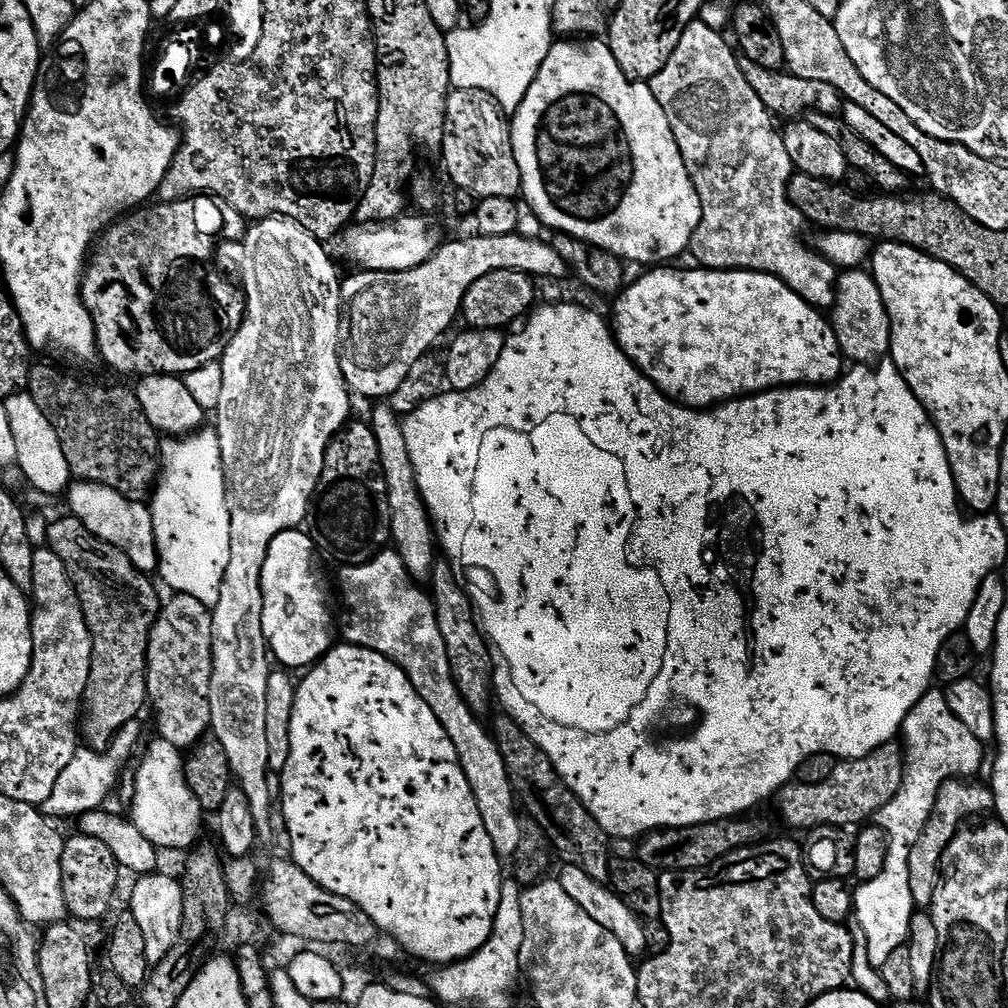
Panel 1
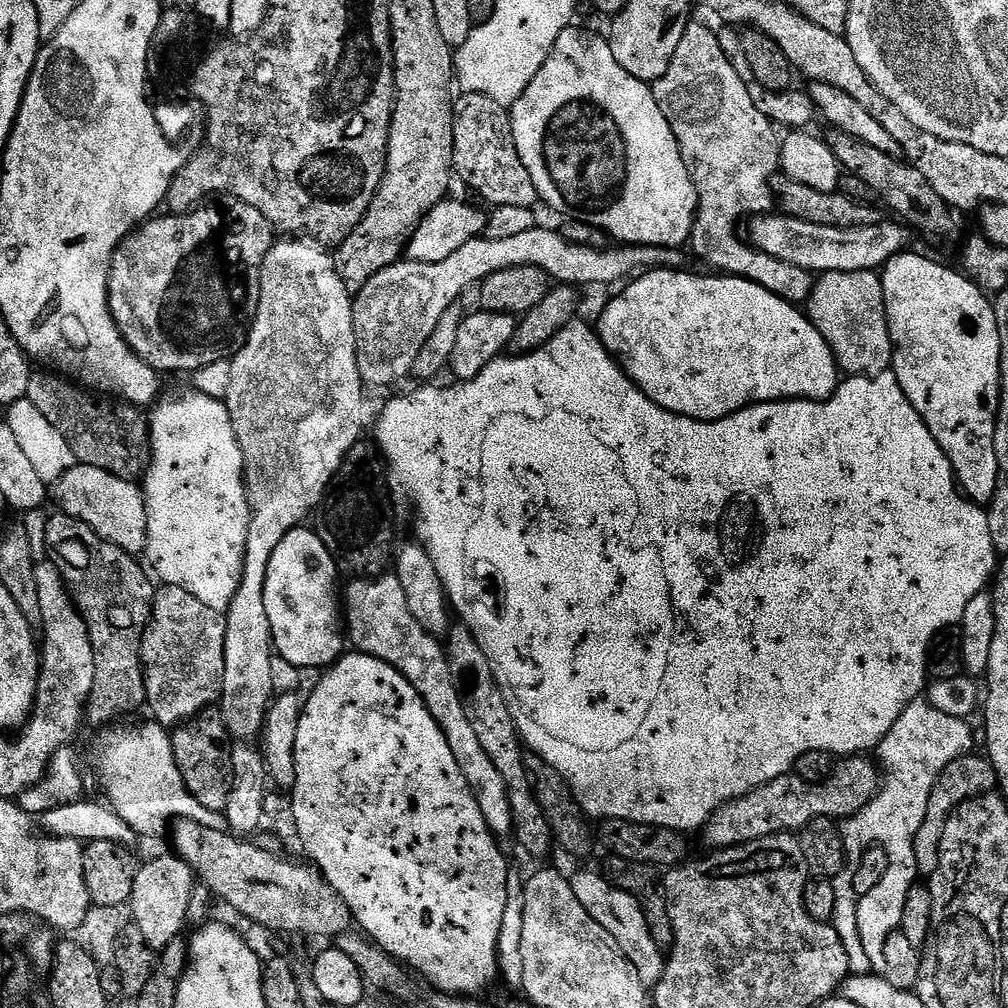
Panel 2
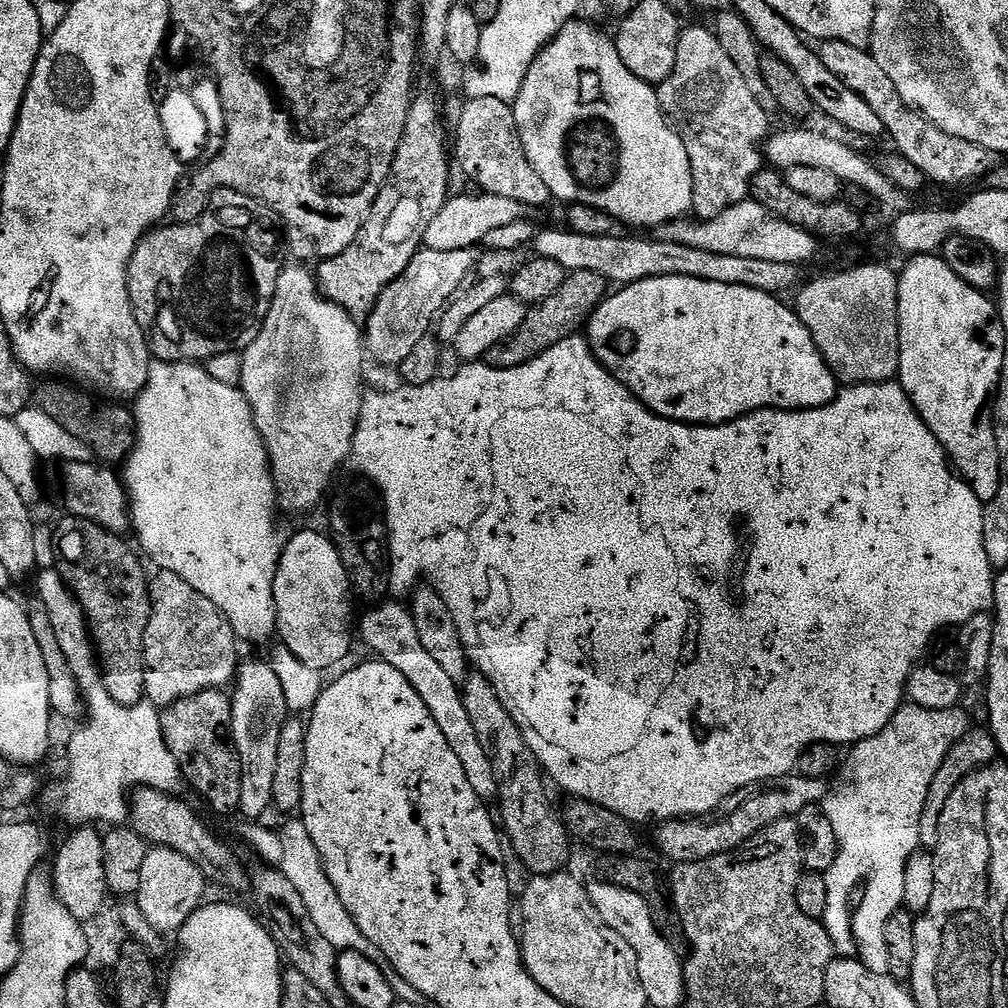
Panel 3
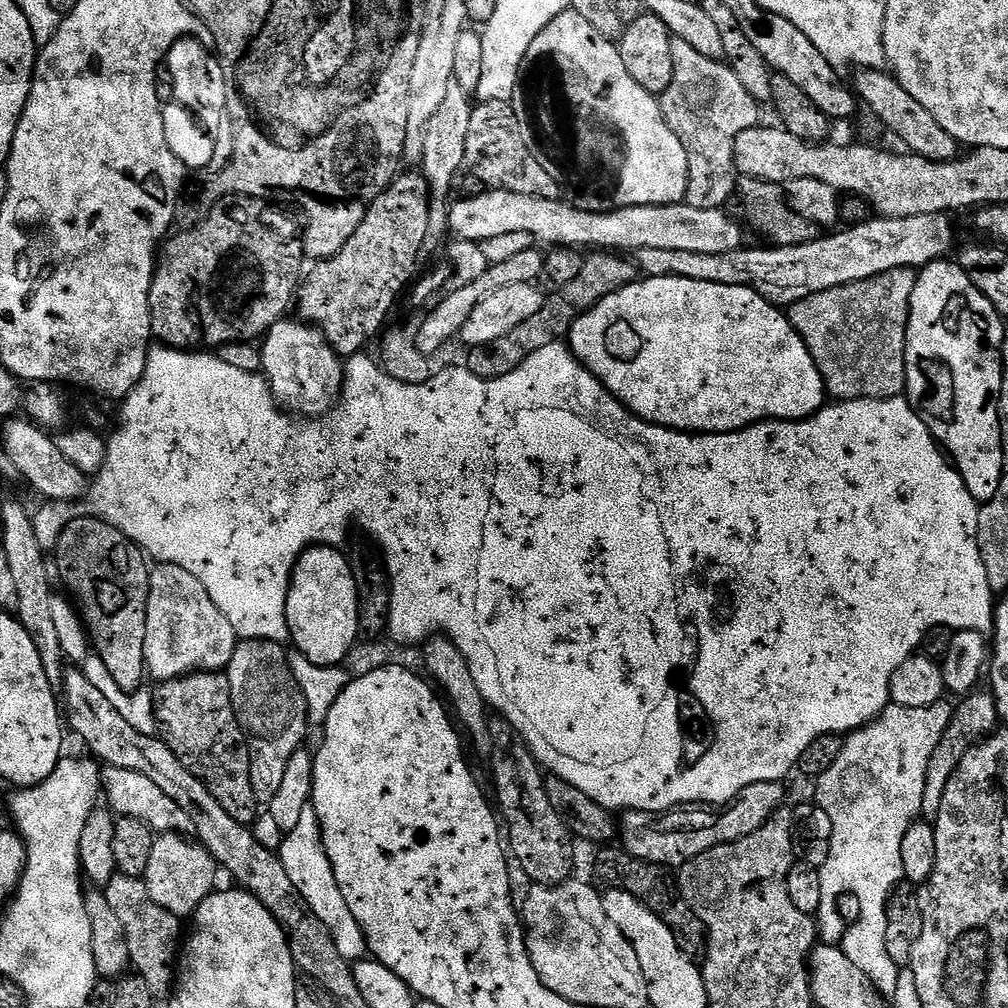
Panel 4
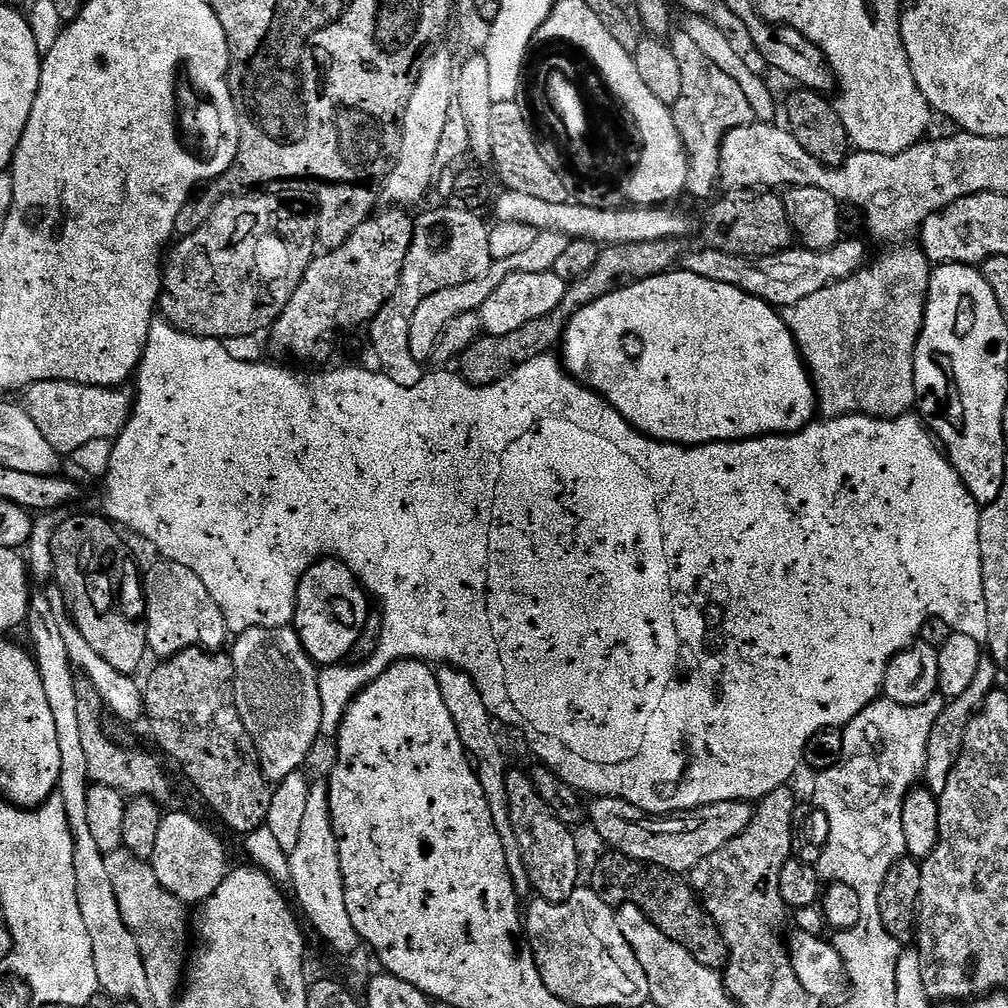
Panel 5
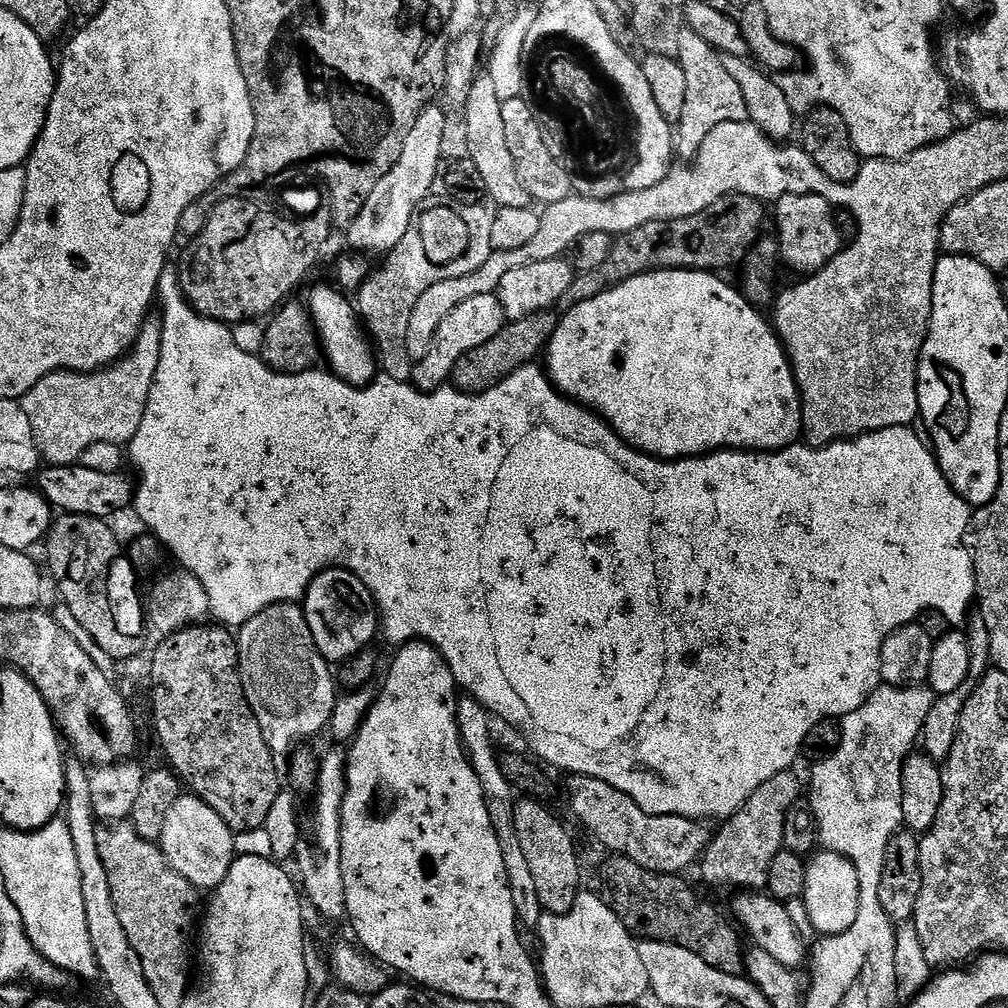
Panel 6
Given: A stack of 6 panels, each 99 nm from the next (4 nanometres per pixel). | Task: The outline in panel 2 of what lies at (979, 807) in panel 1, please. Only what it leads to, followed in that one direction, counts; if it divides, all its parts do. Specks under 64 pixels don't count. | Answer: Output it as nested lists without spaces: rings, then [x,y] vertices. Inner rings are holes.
[[[969,754],[950,762],[946,770],[934,782],[930,790],[930,798],[926,806],[926,818],[922,818],[922,826],[918,830],[917,837],[914,838],[914,858],[919,868],[919,875],[930,878],[935,874],[940,857],[940,843],[942,842],[942,830],[946,830],[946,822],[950,814],[962,802],[972,800],[976,796],[983,796],[985,792],[991,792],[997,787],[996,771],[987,755]]]

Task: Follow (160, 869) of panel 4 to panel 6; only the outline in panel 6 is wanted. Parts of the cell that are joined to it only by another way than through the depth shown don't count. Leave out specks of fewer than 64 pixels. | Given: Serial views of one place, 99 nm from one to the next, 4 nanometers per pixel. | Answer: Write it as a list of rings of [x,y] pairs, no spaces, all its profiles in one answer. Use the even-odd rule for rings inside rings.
[[[181,794],[166,817],[158,847],[168,859],[168,867],[177,872],[197,890],[215,890],[226,878],[236,859],[235,835],[226,822],[209,806],[191,794]]]

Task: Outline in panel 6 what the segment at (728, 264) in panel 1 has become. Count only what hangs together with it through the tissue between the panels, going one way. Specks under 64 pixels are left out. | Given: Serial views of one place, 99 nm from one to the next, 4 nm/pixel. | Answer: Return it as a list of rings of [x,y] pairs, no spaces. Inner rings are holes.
[[[681,27],[678,34],[678,54],[676,59],[686,74],[686,107],[682,109],[682,118],[678,121],[678,139],[674,148],[679,159],[684,162],[695,161],[700,153],[706,134],[722,122],[742,122],[748,120],[746,98],[742,98],[742,86],[730,78],[724,65],[724,56],[702,40],[690,27]]]

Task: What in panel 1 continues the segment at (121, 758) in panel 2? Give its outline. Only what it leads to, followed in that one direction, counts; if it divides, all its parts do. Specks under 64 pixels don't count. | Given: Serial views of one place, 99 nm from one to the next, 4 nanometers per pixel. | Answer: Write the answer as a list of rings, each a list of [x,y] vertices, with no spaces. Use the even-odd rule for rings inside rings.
[[[159,738],[153,740],[148,753],[141,758],[140,765],[136,768],[136,777],[134,777],[136,793],[130,801],[130,808],[132,808],[130,819],[138,826],[138,830],[142,830],[142,834],[146,834],[153,849],[188,850],[201,839],[199,836],[202,809],[186,782],[185,757],[181,749],[170,746],[170,742]]]

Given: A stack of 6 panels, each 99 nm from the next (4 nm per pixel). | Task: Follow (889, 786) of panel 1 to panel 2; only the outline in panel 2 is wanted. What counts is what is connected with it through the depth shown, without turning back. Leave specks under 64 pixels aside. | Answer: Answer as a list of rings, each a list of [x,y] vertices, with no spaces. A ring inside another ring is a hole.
[[[864,754],[841,759],[820,784],[811,784],[794,774],[779,776],[729,804],[723,804],[712,813],[702,829],[705,846],[708,850],[723,850],[779,832],[796,834],[814,822],[814,818],[830,818],[837,822],[847,820],[863,810],[880,789],[881,769],[875,759],[868,759],[872,758]]]

